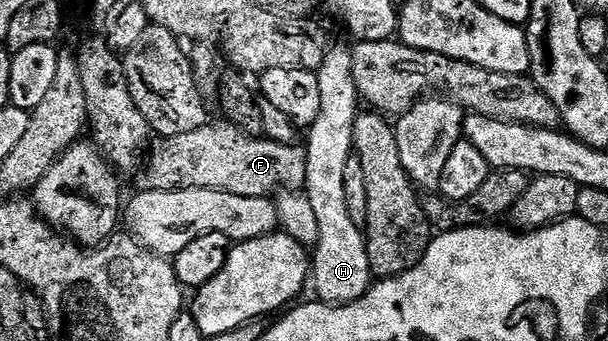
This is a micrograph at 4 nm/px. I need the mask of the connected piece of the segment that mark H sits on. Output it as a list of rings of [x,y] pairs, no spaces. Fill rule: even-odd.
[[[331,47],[326,53],[322,67],[316,73],[320,82],[320,114],[316,114],[316,122],[308,125],[310,132],[304,141],[306,150],[306,187],[304,189],[308,202],[312,202],[312,211],[316,214],[318,242],[312,248],[312,288],[323,304],[351,304],[362,299],[362,295],[370,289],[372,273],[368,262],[368,250],[363,229],[352,222],[348,214],[348,198],[344,195],[344,169],[352,159],[354,151],[354,120],[360,115],[360,97],[354,85],[352,74],[352,51],[349,47]]]

